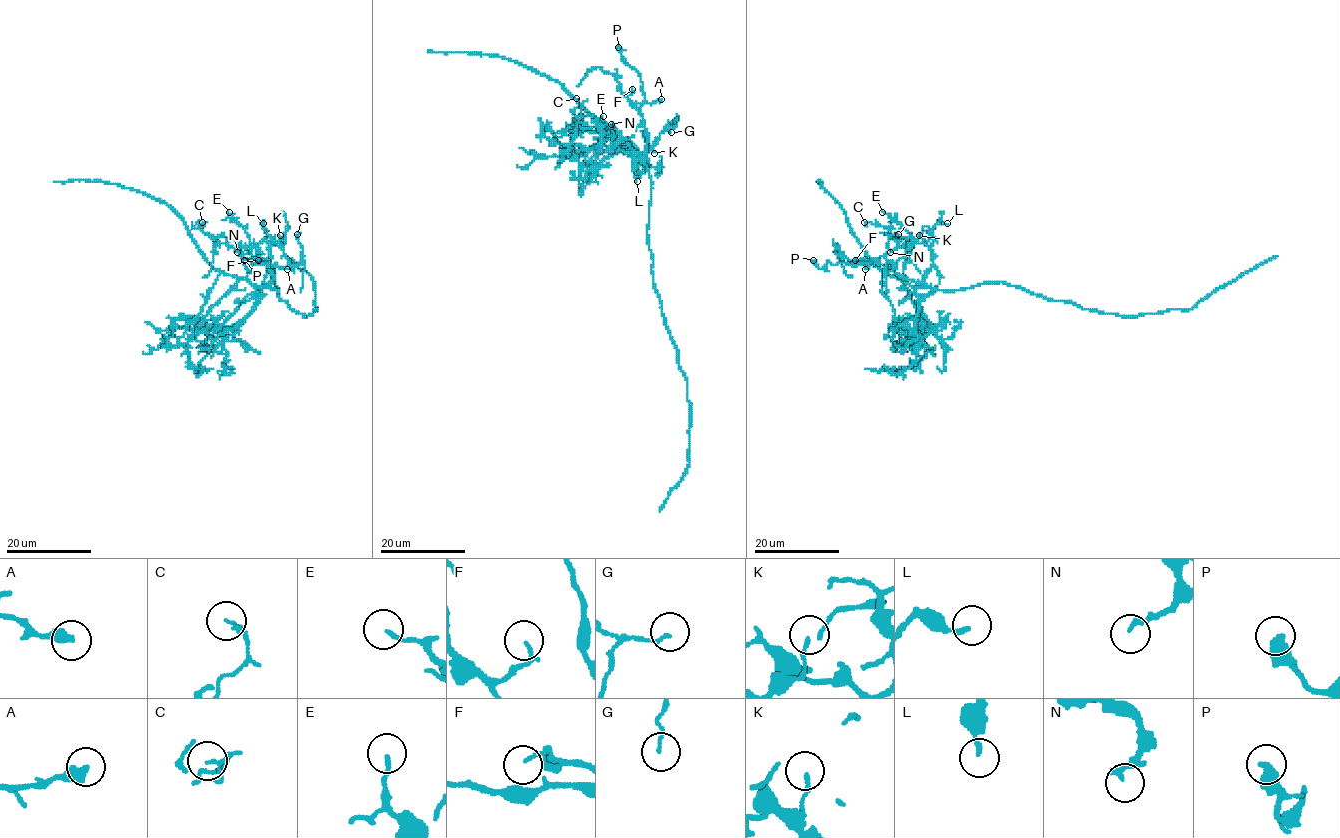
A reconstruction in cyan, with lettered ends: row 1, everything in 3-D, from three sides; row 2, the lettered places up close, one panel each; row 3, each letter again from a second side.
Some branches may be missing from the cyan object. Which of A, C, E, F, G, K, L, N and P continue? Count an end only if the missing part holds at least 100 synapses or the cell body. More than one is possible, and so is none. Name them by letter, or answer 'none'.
none

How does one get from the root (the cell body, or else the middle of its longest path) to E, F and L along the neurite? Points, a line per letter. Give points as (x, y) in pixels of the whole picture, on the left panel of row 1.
E: (274, 284), (277, 290), (255, 286), (247, 278), (257, 249), (251, 244), (246, 230), (229, 216), (229, 212)
F: (274, 284), (277, 290), (270, 287), (273, 273), (269, 266), (263, 260), (258, 260)
L: (274, 284), (277, 290), (255, 286), (247, 278), (249, 265), (257, 253), (257, 245), (267, 233), (263, 223)

